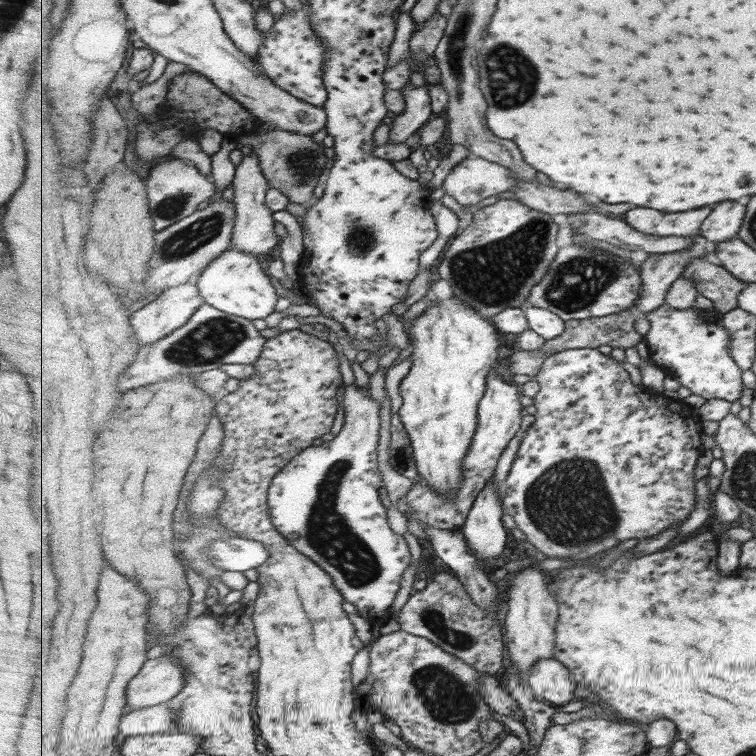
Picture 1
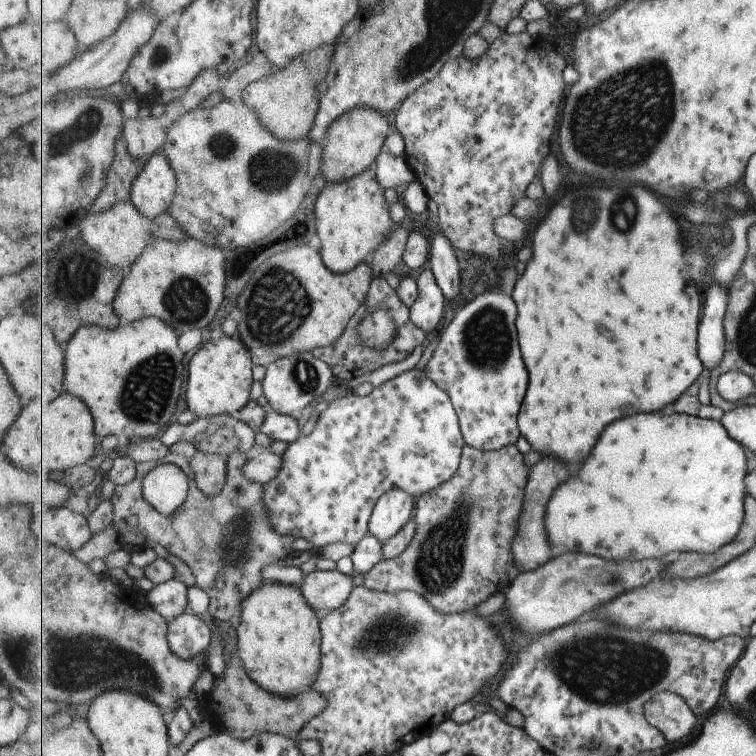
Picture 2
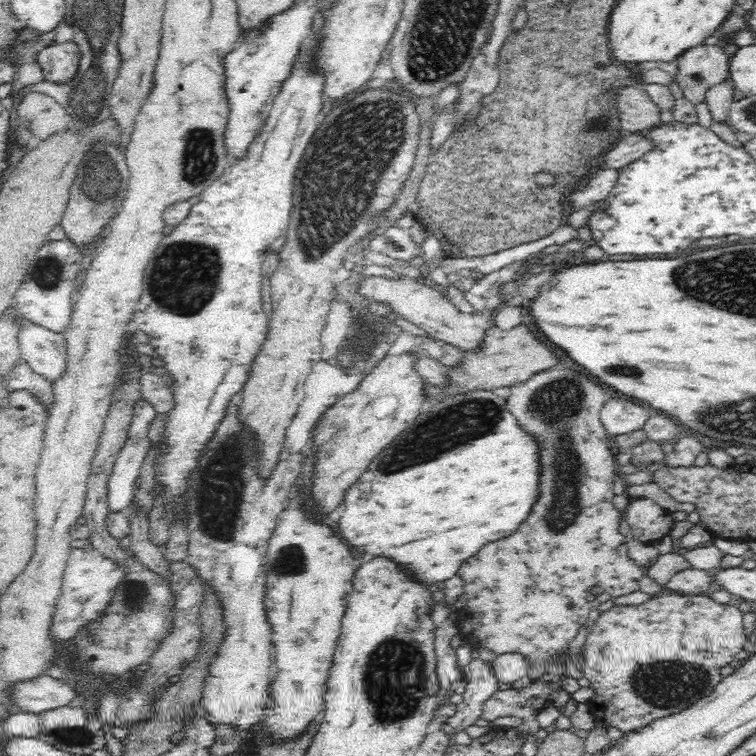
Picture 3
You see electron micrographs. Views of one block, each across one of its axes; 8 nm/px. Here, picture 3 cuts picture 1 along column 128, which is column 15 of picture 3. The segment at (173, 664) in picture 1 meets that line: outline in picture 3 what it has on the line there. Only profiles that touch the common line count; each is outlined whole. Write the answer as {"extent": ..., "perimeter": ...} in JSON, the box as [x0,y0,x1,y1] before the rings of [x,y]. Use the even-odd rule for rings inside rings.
{"extent":[13,675,76,714],"perimeter":[[[48,675],[34,681],[20,682],[13,689],[14,710],[42,714],[70,707],[76,700],[74,687]]]}

